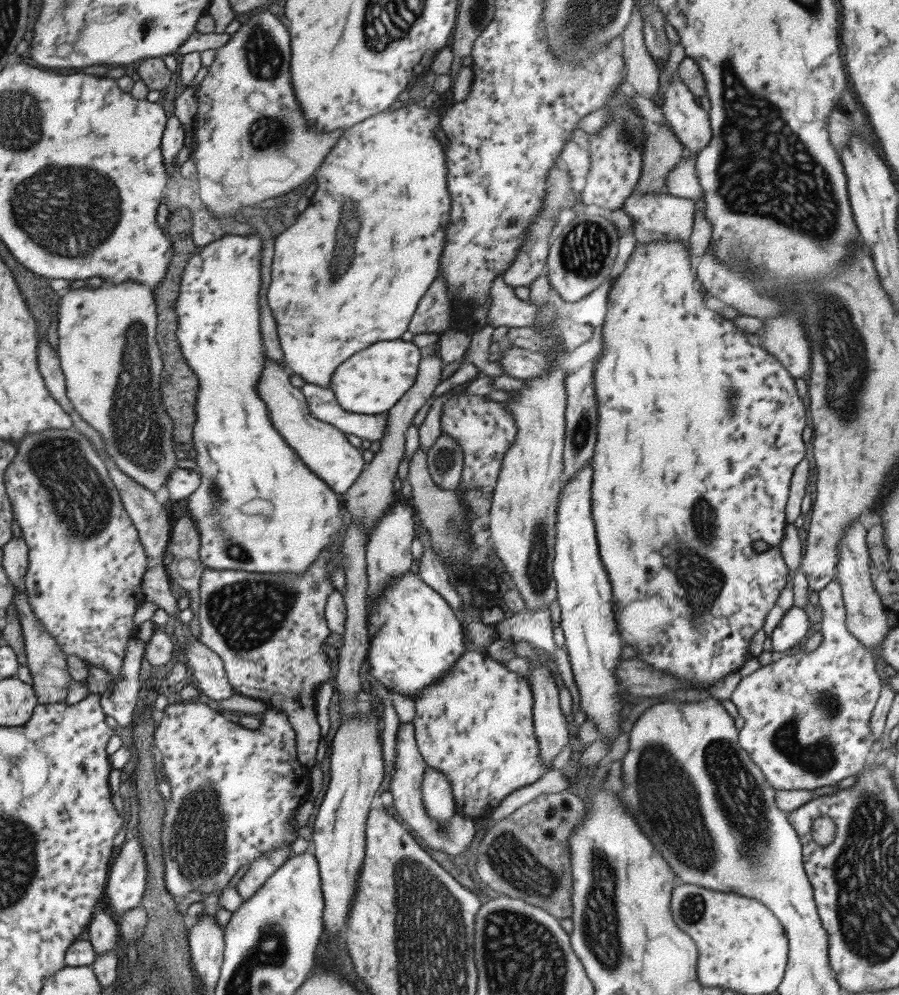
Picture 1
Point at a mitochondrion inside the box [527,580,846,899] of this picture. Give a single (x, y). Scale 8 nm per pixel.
(670, 802)

